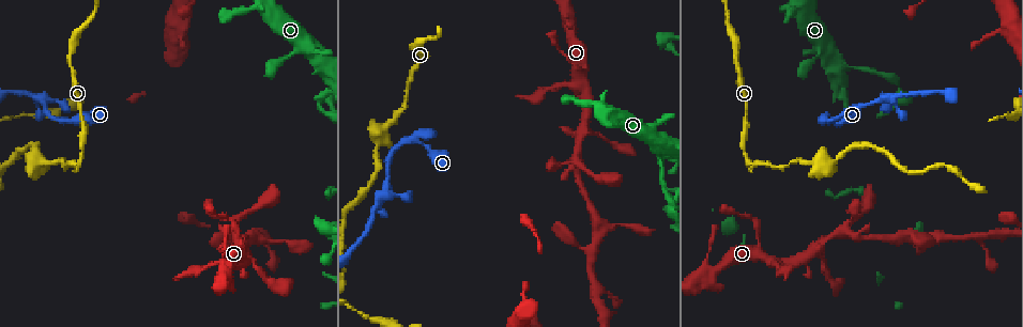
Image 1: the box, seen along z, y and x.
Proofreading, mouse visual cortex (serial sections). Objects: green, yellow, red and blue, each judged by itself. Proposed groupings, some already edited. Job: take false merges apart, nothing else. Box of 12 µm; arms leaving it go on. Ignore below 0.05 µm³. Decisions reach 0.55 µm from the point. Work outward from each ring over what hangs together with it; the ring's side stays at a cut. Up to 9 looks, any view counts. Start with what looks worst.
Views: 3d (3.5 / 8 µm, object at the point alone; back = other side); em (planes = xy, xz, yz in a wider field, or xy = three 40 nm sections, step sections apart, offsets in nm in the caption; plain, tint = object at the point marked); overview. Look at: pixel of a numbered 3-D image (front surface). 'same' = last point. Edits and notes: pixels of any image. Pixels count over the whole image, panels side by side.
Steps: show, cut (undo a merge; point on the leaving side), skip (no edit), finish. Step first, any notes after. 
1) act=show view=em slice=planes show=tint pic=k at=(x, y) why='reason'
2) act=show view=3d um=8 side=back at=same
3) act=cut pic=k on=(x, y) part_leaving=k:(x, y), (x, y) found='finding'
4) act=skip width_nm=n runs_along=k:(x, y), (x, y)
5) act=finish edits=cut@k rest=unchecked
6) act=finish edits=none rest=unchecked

act=show view=3d um=8 side=back pic=1 at=(753, 165) why='sharp bend'

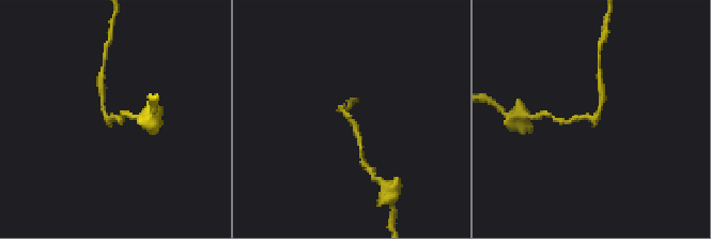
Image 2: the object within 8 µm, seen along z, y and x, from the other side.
act=show view=em slice=xy step=1 show=tint pic=2 at=(348, 120) arm_widths_nm=200,200 why='shape alone is not enough'

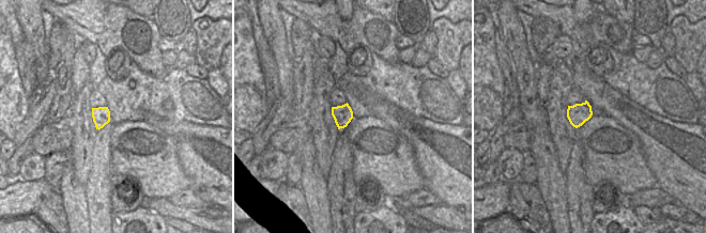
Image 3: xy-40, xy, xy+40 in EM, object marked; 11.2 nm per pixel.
act=cut pic=2 on=(357, 135) part_leaving=2:(350, 119), (355, 123), (361, 159) found='a second cell is stuck on'

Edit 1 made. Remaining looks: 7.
act=show view=3d um=3.5 pic=1 at=(73, 120)

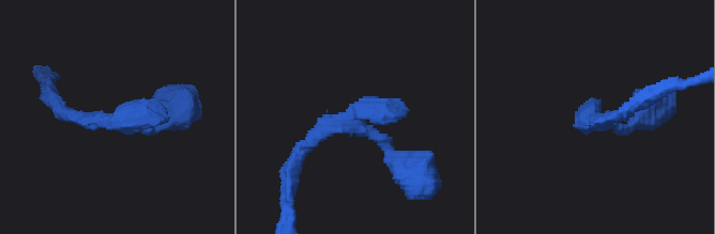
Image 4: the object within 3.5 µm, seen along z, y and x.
act=skip found='all the same cell'

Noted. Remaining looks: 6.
act=show view=3d um=3.5 pic=1 at=(46, 104)

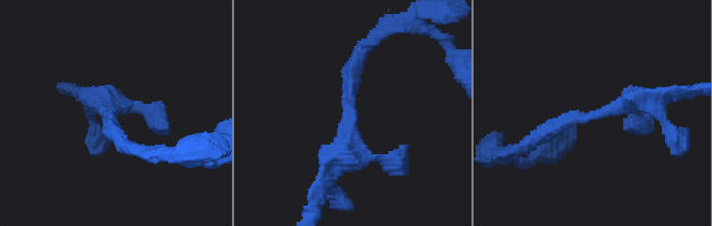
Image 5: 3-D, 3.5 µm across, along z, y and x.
act=show view=em slice=planes show=tint pic=5 at=(601, 115) arms=3 arm_widths_nm=150,200,250 why='now the EM'

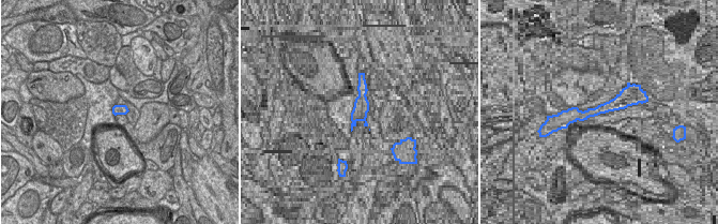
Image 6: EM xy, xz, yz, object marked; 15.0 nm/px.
act=skip found='continuous, no second cell'

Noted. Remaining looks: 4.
act=show view=3d um=3.5 pic=1 at=(842, 233) why='three-way junction'

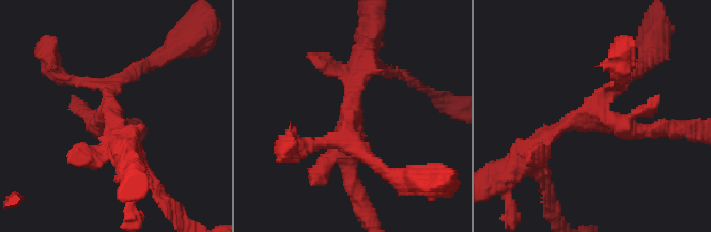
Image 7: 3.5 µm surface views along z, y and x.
act=show view=em slice=planes show=tint pic=7 at=(589, 121) why='shape alone is not enough'

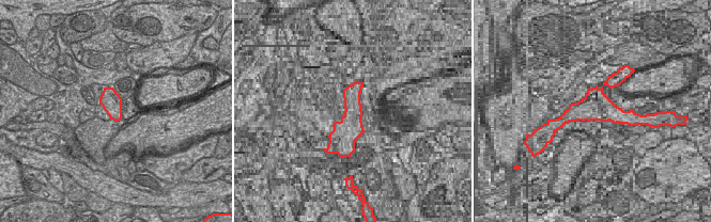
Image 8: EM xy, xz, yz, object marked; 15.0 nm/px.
act=show view=em slice=xy step=1 show=tint at=same why='cut it another way'

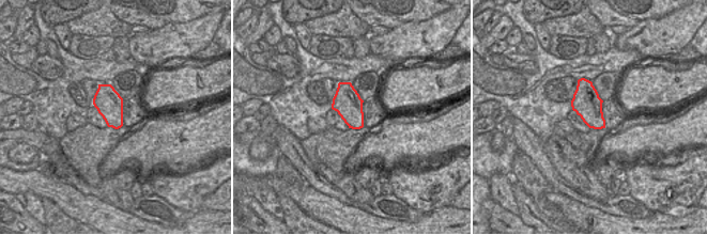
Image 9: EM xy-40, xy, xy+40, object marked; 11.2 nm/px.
act=skip runs_along=7:(530, 153), (569, 123), (657, 129) found='all the same cell'

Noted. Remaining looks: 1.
act=finish edits=cut@2 rest=unchecked

